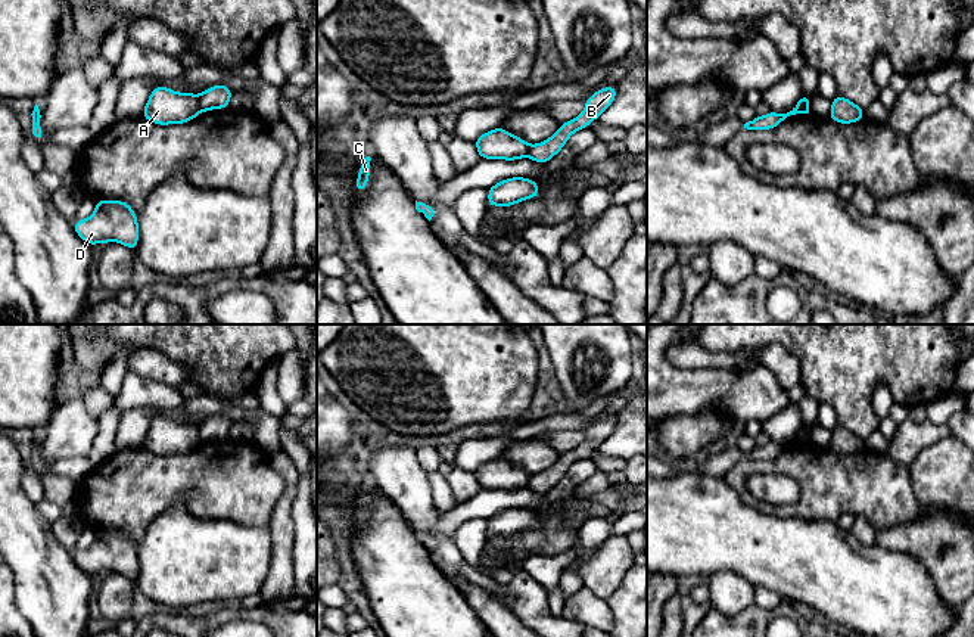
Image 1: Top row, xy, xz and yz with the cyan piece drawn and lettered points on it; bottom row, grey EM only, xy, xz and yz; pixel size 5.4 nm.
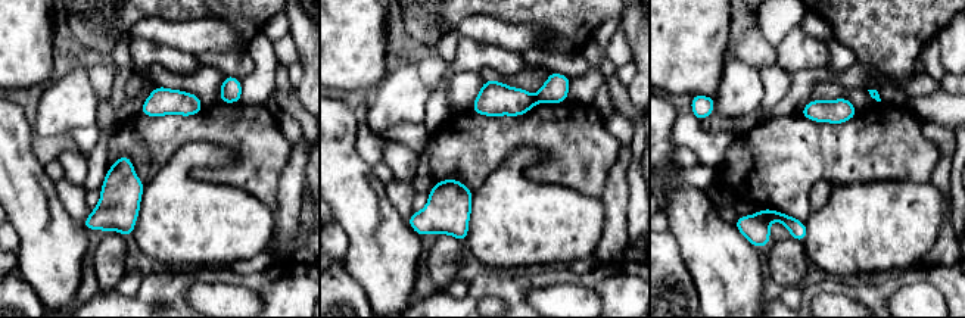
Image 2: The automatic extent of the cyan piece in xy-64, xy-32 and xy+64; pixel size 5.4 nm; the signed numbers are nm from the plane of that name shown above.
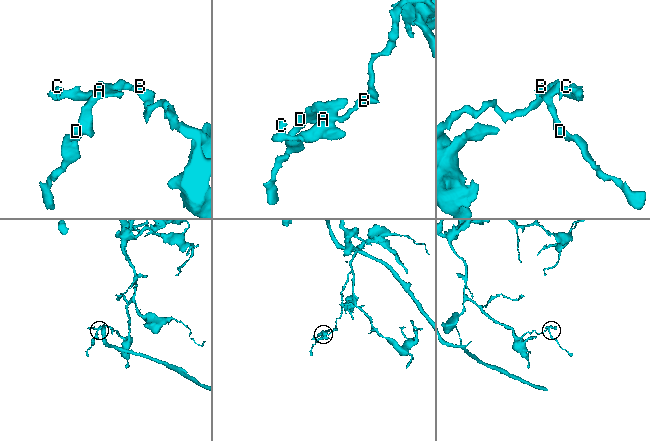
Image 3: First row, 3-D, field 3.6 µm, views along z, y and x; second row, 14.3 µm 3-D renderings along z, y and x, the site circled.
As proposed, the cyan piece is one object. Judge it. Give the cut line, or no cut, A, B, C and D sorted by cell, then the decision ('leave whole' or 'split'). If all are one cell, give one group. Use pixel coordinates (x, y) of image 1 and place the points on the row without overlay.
cut in xy along (198, 426), (202, 441); A C D / B; split

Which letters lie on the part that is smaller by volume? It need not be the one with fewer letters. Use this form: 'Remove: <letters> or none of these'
Remove: A, C, D

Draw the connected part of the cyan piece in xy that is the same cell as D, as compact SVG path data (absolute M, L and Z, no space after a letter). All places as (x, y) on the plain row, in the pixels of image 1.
M97 529L96 541L87 550L72 553L72 559L90 577L119 572L128 579L136 581L139 575L139 549L125 531Z

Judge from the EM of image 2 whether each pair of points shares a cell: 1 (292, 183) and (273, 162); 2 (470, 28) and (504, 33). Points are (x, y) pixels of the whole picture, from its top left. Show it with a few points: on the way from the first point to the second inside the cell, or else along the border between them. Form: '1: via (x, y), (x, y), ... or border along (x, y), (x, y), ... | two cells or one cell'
1: border along (293, 145), (289, 162), (280, 177), (276, 205) | two cells
2: via (479, 28), (495, 33) | one cell

